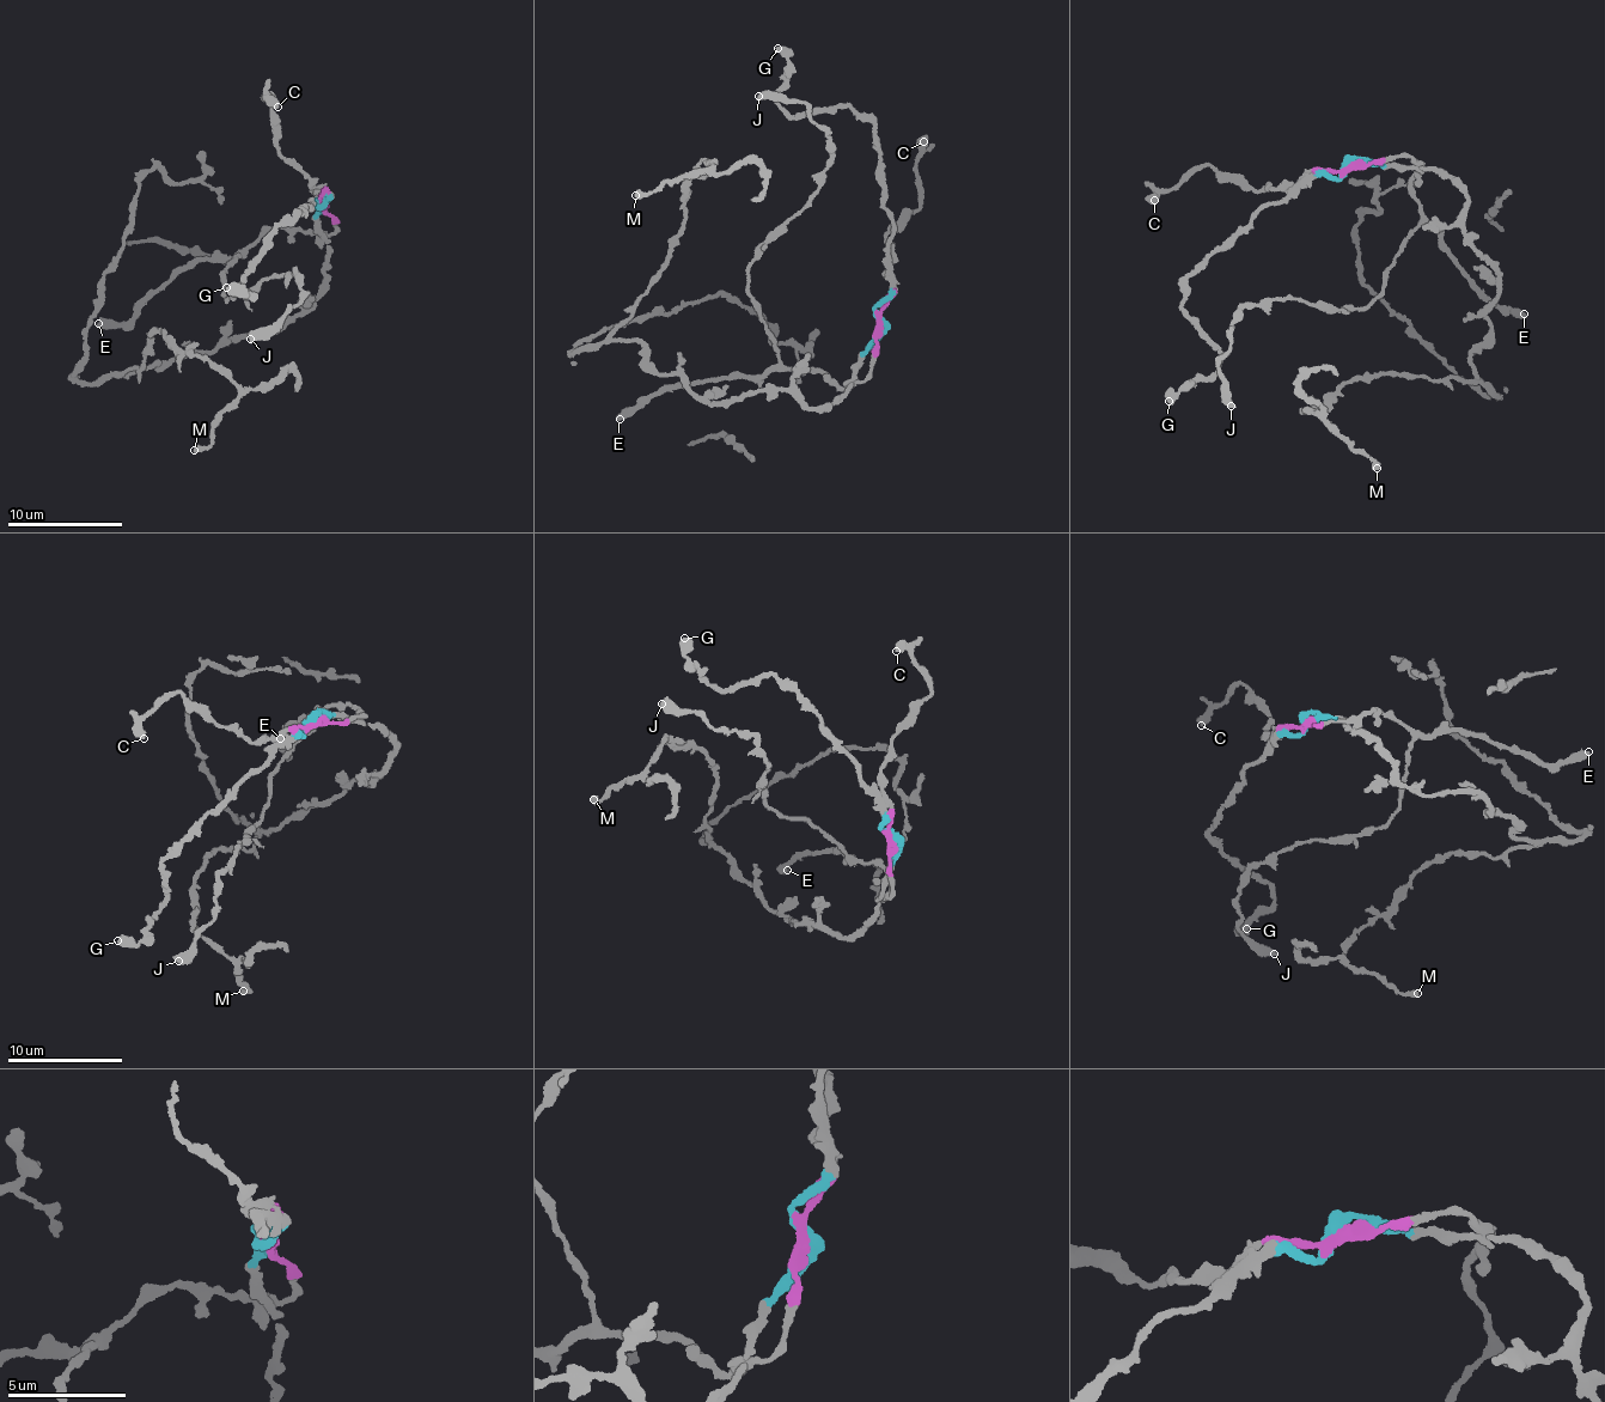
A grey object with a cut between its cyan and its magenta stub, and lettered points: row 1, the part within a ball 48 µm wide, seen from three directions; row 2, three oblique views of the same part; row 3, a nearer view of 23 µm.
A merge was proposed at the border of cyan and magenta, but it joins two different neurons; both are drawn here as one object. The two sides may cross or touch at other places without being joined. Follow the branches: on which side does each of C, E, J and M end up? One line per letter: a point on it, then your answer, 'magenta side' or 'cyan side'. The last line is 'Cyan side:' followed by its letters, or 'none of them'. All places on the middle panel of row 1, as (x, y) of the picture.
C: at (923, 141); magenta side
E: at (620, 419); magenta side
J: at (758, 96); magenta side
M: at (635, 195); cyan side
Cyan side: M

